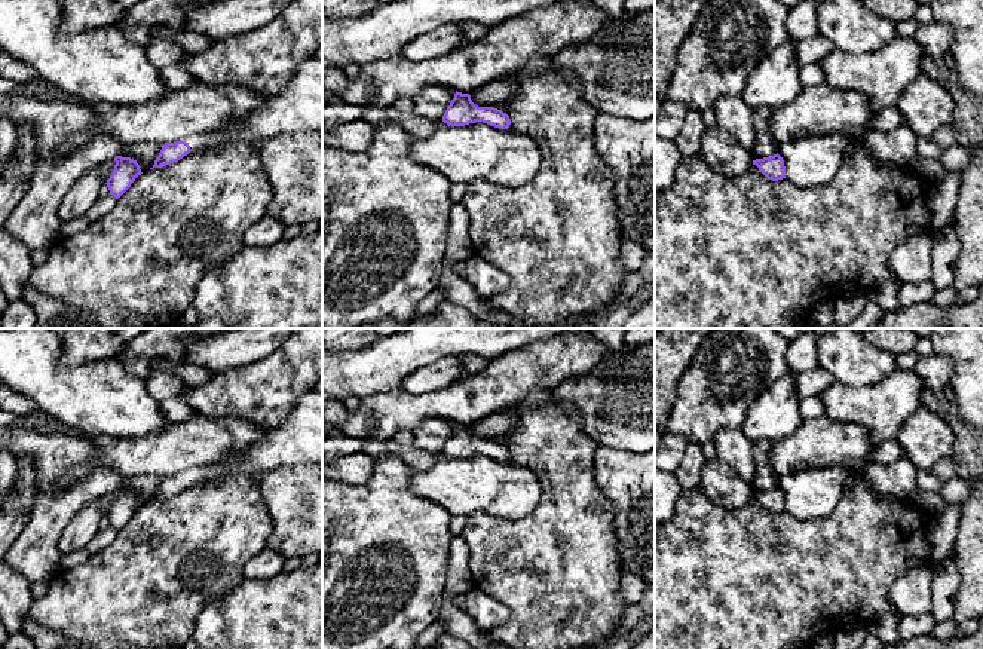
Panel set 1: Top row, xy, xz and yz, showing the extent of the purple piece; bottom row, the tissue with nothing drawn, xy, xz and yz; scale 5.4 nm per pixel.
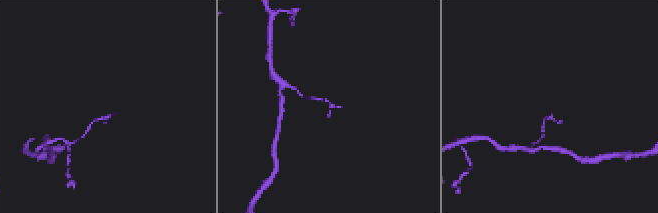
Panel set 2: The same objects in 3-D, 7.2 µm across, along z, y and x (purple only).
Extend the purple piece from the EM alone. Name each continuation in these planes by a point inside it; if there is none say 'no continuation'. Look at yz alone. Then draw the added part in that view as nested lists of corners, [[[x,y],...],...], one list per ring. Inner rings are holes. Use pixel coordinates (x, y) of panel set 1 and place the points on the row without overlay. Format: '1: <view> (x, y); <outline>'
no continuation

